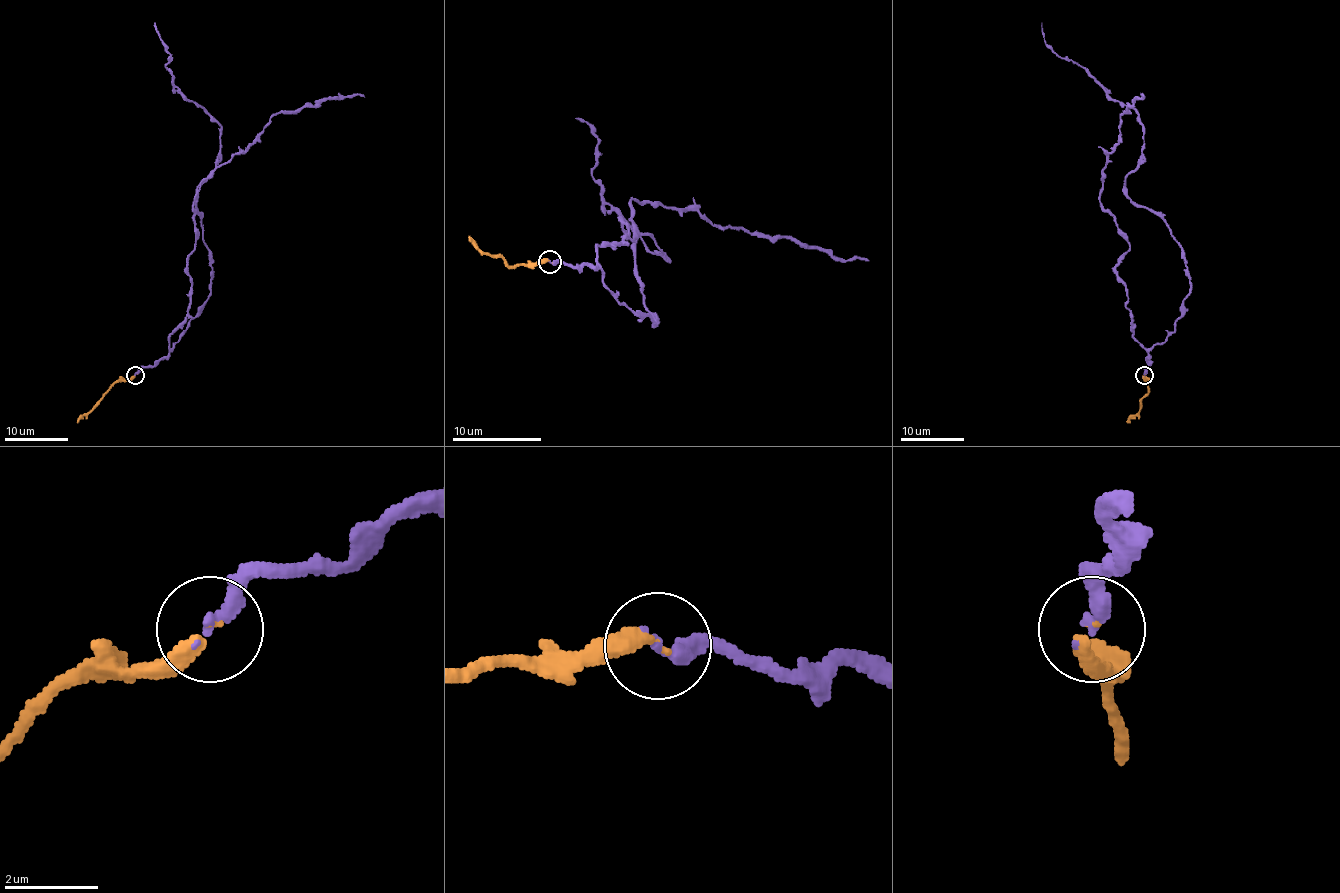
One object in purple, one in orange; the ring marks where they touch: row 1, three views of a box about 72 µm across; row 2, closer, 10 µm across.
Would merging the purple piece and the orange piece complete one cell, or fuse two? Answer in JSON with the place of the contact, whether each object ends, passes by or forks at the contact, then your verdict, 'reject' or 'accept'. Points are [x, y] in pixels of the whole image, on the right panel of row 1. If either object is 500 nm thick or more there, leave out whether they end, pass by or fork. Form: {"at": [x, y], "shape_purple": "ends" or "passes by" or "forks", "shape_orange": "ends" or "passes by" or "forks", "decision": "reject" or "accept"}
{"at": [1144, 375], "shape_purple": "ends", "shape_orange": "ends", "decision": "accept"}

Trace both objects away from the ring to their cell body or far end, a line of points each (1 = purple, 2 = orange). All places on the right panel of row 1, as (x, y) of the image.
1: (1145, 374), (1148, 352), (1190, 291), (1183, 248), (1127, 195), (1143, 125), (1057, 55), (1041, 23)
2: (1145, 374), (1148, 393), (1142, 400), (1140, 409), (1126, 422)

